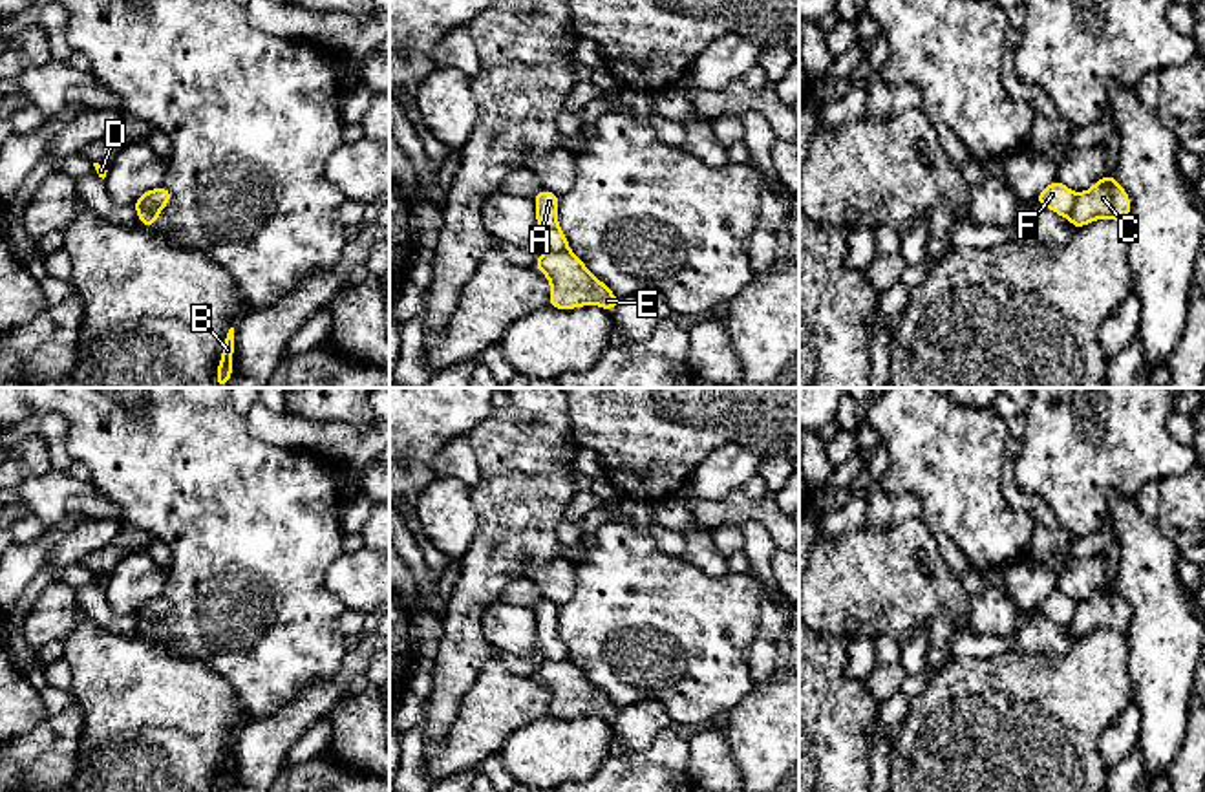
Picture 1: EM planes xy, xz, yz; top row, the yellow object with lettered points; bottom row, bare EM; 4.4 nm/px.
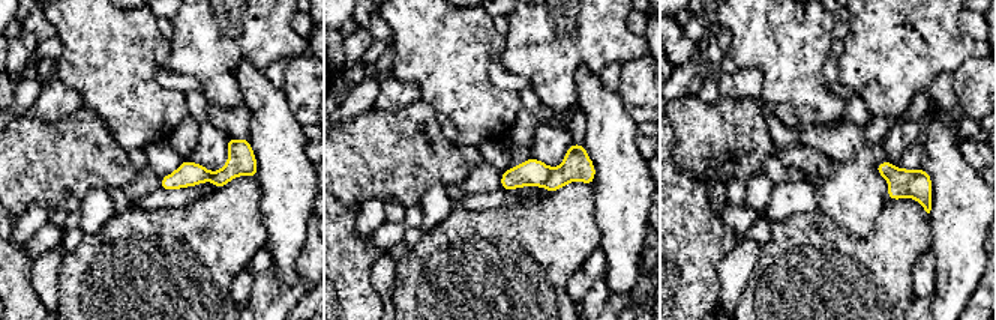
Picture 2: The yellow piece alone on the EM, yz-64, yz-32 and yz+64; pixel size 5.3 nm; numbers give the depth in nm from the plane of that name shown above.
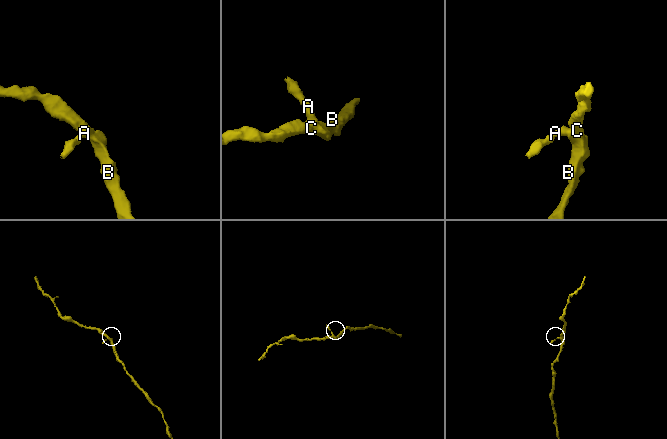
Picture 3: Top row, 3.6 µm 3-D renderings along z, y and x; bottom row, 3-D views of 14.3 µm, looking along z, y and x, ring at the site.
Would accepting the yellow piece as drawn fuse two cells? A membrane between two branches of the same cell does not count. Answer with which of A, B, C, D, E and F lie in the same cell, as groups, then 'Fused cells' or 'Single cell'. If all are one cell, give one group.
Groups: A F / B C D E. Fused cells

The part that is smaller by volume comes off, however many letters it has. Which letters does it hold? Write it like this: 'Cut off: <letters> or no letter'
Cut off: A, F

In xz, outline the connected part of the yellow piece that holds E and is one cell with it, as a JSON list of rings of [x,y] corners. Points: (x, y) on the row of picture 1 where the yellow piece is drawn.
[[[545,251],[532,265],[550,282],[549,307],[600,305],[613,311],[620,302],[571,251]]]

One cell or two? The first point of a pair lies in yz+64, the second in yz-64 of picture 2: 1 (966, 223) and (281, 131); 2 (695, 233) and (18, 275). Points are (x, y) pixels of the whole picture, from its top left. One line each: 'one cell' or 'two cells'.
1: one cell
2: one cell

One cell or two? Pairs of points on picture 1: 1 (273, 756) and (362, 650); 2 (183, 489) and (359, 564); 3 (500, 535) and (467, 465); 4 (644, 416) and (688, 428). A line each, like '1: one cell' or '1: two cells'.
1: one cell
2: two cells
3: two cells
4: one cell

